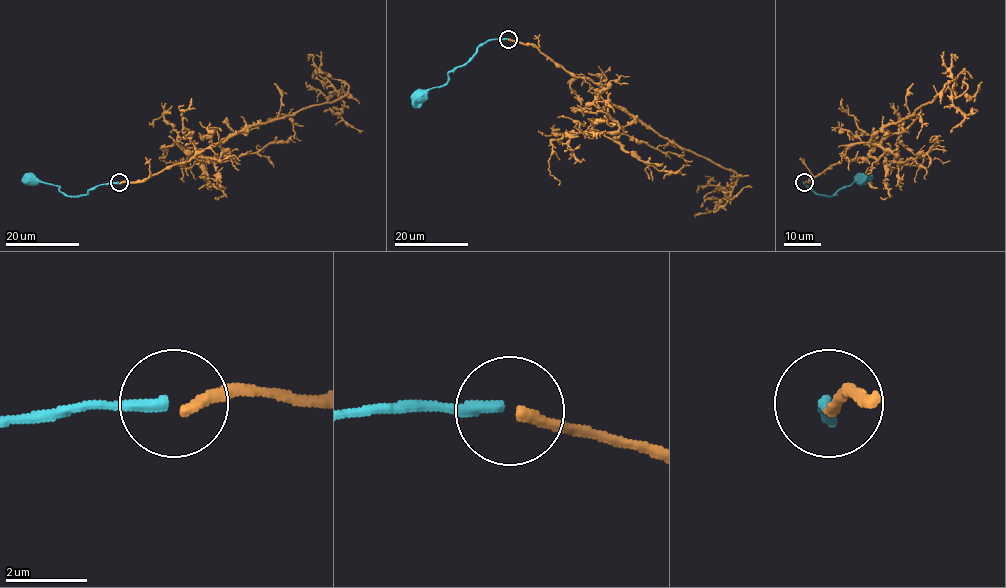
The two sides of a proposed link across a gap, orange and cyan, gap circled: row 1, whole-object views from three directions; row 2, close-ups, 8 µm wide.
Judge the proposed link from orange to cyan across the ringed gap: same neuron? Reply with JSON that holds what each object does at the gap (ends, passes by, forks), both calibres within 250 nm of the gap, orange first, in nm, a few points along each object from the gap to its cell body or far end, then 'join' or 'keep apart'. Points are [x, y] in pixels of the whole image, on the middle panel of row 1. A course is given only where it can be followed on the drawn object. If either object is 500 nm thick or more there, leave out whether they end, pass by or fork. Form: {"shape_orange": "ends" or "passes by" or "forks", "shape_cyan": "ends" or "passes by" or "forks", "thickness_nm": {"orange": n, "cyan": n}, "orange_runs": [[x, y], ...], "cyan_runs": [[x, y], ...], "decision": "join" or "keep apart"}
{"shape_orange": "ends", "shape_cyan": "ends", "thickness_nm": {"orange": 280, "cyan": 300}, "orange_runs": [[509, 39], [533, 44], [597, 83], [609, 102], [732, 170], [730, 191], [696, 217]], "cyan_runs": [[507, 39], [482, 44], [465, 63], [447, 74], [445, 84], [432, 87], [415, 108]], "decision": "keep apart"}

